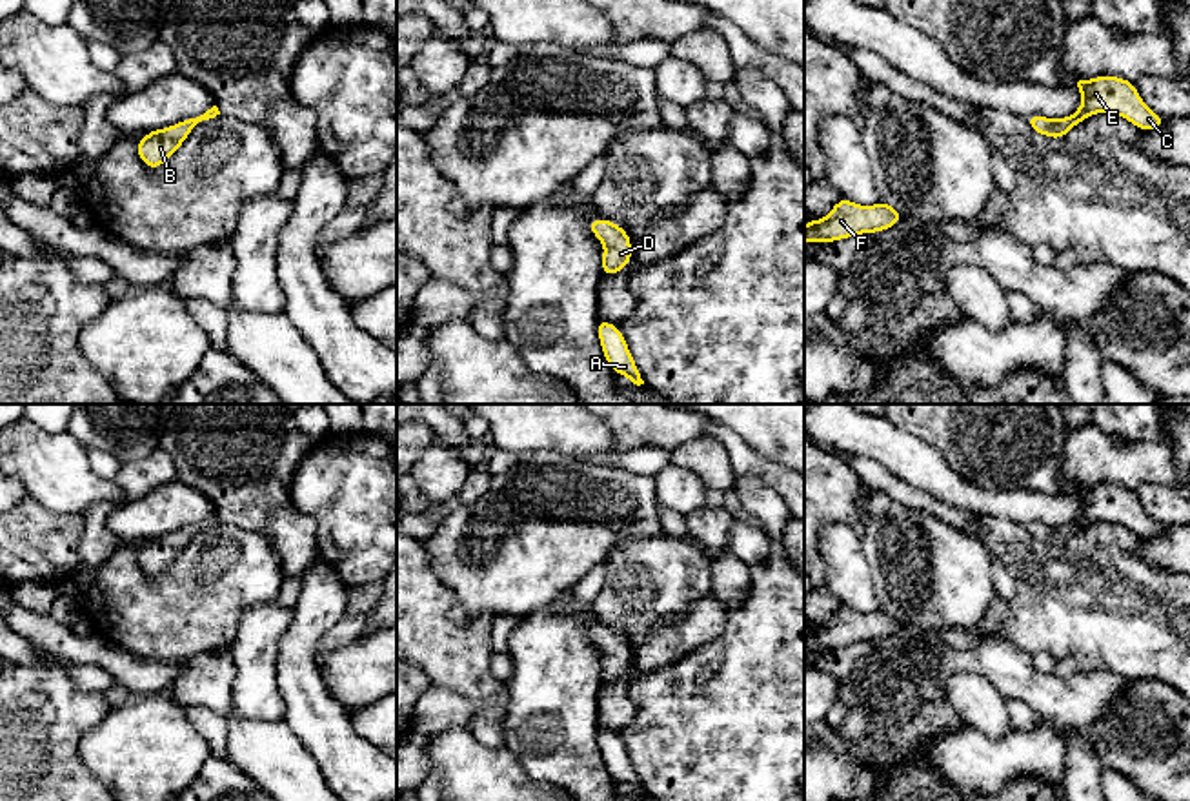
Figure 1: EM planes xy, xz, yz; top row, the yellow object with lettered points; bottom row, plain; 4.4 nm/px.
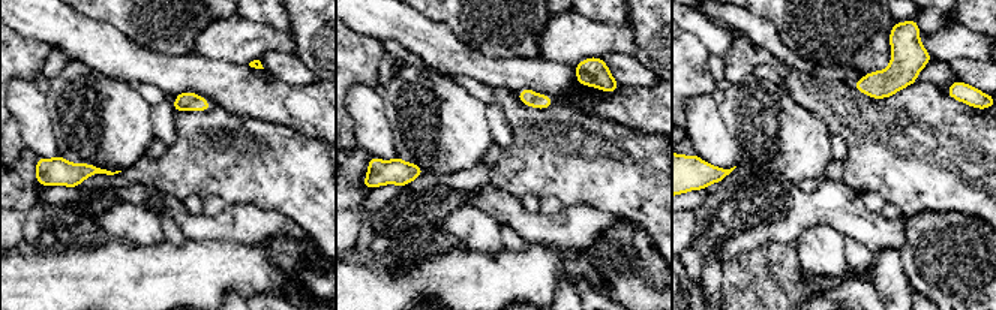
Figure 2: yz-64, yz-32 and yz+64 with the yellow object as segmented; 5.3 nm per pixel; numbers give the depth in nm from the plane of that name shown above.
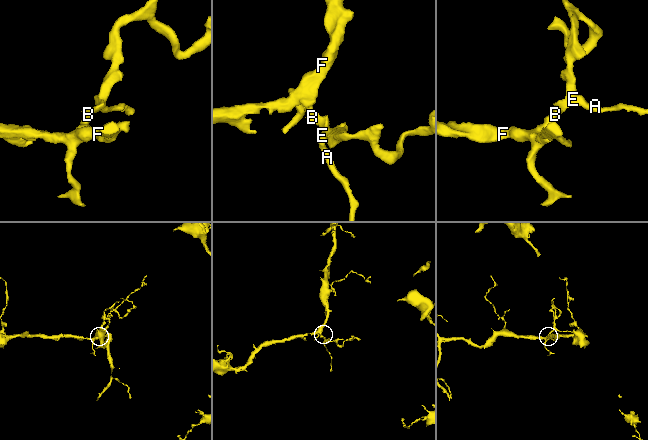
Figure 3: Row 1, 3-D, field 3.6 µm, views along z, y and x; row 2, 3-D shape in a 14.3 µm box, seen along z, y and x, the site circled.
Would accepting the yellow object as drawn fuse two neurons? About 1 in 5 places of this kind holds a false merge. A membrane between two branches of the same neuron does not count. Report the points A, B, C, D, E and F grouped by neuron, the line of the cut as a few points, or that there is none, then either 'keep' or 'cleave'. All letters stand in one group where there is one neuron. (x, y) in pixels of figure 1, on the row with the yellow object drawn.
groups A B C D E F; cut none; keep

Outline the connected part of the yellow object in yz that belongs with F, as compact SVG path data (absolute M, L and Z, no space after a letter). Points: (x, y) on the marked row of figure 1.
M841 198L821 220L804 224L804 244L835 242L853 235L877 233L895 226L903 213L886 202L875 206L859 206Z

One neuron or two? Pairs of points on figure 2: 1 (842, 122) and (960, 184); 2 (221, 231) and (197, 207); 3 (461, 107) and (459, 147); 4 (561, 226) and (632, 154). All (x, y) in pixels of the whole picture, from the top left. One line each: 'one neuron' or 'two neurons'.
1: one neuron
2: two neurons
3: one neuron
4: two neurons

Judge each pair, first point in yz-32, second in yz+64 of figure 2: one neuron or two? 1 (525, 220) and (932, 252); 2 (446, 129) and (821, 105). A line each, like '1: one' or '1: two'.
1: two
2: two

